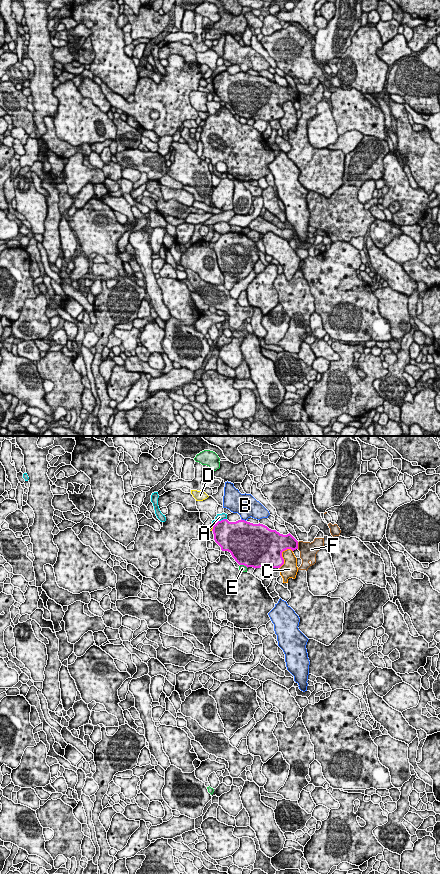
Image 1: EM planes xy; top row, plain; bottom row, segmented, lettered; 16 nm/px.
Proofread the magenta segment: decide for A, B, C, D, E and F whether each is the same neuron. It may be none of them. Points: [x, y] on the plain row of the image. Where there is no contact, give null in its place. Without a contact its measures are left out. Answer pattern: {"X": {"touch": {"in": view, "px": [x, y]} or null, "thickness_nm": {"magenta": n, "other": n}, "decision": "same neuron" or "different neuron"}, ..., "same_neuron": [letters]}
{"A": {"touch": {"in": "xy", "px": [221, 72]}, "thickness_nm": {"magenta": 420, "other": 120}, "decision": "different neuron"}, "B": {"touch": {"in": "xy", "px": [243, 72]}, "thickness_nm": {"magenta": 480, "other": 360}, "decision": "different neuron"}, "C": {"touch": {"in": "xy", "px": [281, 108]}, "thickness_nm": {"magenta": 500, "other": 280}, "decision": "different neuron"}, "D": {"touch": {"in": "xy", "px": [213, 80]}, "thickness_nm": {"magenta": 420, "other": 100}, "decision": "different neuron"}, "E": {"touch": {"in": "xy", "px": [244, 117]}, "thickness_nm": {"magenta": 500, "other": 120}, "decision": "different neuron"}, "F": {"touch": {"in": "xy", "px": [297, 97]}, "thickness_nm": {"magenta": 260, "other": 280}, "decision": "different neuron"}, "same_neuron": []}

